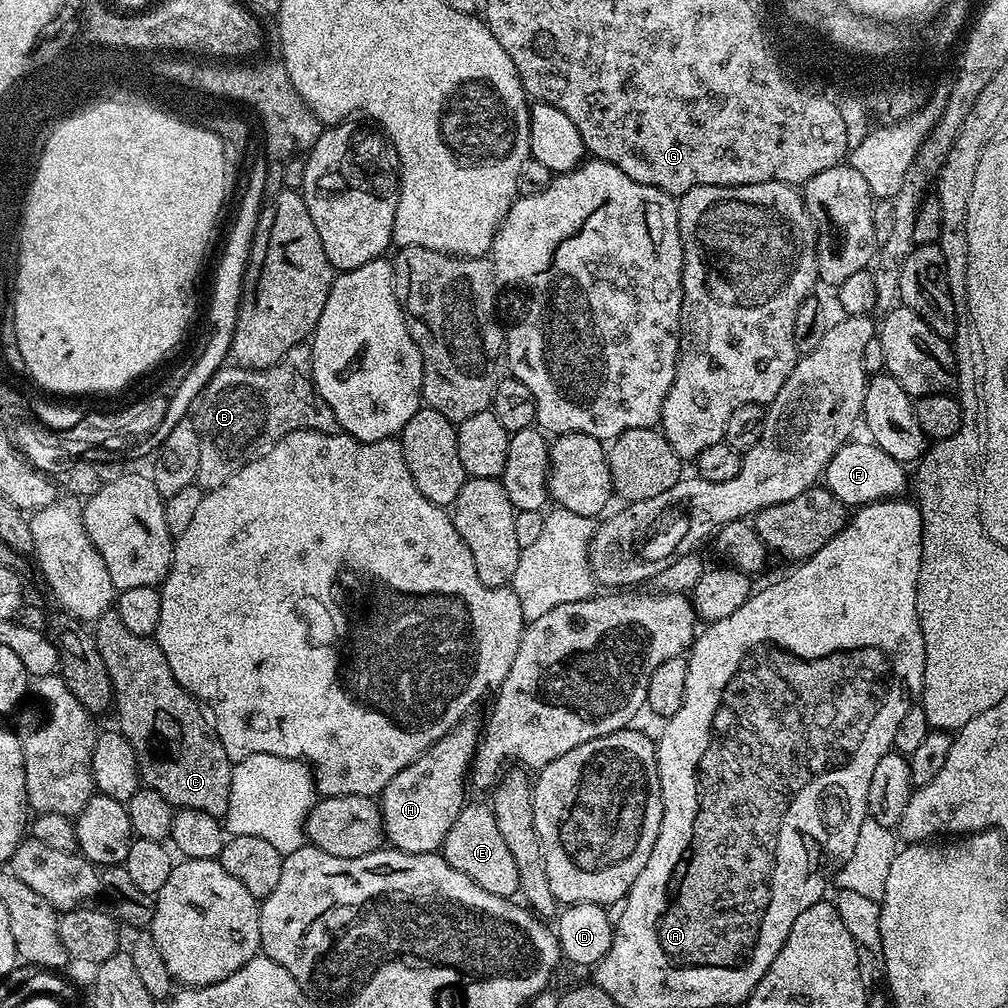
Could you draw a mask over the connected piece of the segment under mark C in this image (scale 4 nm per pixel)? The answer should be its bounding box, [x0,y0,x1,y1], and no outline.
[94,610,234,818]

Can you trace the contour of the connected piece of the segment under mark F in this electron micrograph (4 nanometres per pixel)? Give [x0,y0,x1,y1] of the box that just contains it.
[822,442,910,506]

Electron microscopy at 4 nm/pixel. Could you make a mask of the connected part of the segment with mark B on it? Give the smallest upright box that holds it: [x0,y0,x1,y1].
[194,342,341,490]

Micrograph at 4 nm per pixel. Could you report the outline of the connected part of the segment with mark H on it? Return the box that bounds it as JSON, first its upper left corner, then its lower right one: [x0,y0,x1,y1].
[378,718,481,854]

